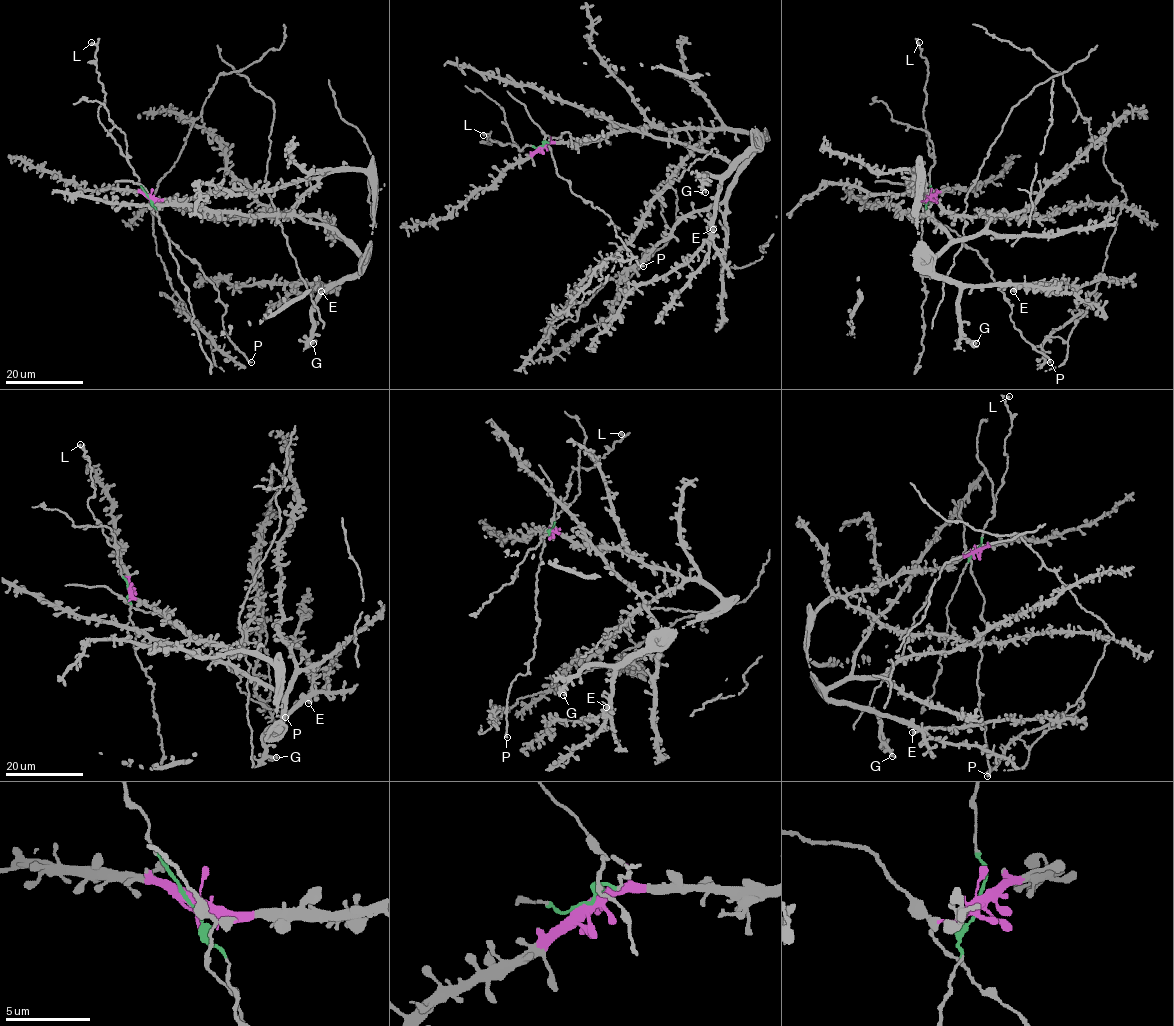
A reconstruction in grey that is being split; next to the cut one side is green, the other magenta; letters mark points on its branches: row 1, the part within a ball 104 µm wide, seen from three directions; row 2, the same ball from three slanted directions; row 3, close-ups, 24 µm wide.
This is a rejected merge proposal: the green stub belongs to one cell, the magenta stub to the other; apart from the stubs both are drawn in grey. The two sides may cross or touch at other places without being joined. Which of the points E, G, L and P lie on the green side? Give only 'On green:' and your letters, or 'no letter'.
On green: L

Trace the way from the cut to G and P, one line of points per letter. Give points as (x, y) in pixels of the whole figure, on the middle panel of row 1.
G: (541, 146), (649, 127), (706, 128), (684, 145), (736, 166), (753, 148), (706, 175), (705, 192)
P: (541, 146), (551, 140), (547, 136), (544, 142), (556, 173), (573, 193), (611, 218), (615, 234), (644, 266)

